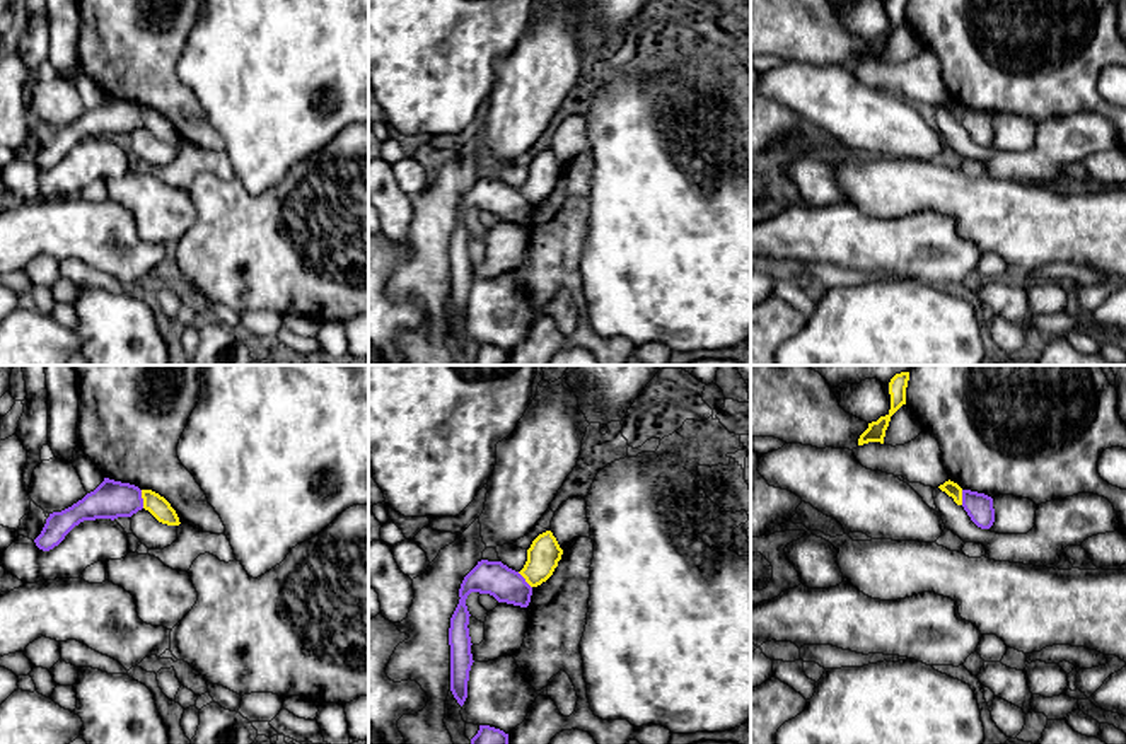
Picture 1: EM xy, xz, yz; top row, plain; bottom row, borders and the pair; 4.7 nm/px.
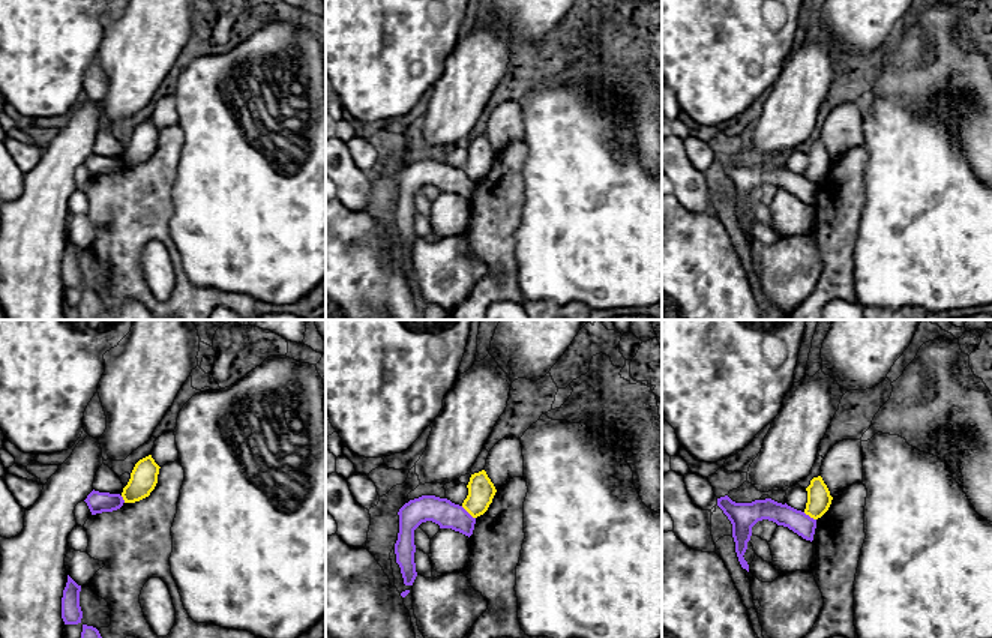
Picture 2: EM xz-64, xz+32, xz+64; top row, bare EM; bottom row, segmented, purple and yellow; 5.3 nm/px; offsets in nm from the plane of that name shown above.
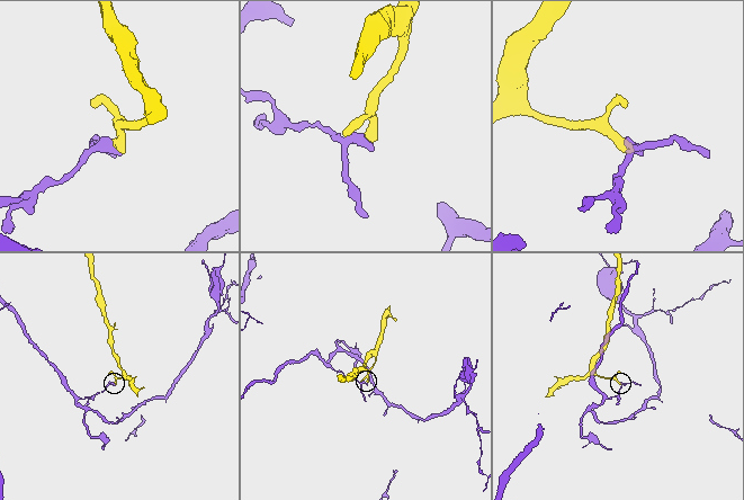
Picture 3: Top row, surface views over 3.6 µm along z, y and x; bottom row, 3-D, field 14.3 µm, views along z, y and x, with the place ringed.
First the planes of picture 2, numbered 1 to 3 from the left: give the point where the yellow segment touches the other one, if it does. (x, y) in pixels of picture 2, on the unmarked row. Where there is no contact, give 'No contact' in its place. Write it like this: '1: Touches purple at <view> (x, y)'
1: Touches purple at xz-64 (122, 162)
2: Touches purple at xz+32 (467, 176)
3: Touches purple at xz+64 (808, 179)

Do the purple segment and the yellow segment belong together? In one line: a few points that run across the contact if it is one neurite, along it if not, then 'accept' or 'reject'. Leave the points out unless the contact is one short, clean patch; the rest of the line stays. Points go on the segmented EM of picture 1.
line xy (140, 490), (144, 507); reject

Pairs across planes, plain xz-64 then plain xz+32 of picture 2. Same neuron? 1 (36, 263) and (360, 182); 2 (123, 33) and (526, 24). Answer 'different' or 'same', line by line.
1: different
2: different

